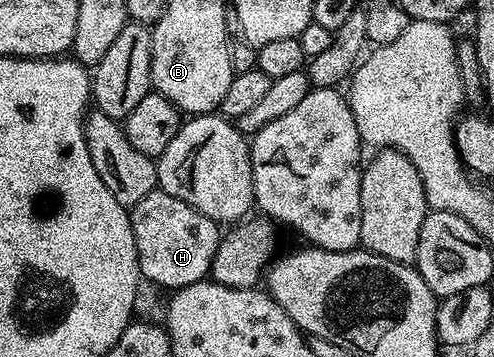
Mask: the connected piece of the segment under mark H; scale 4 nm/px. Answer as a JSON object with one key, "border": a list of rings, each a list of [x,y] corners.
{"border":[[[158,187],[145,195],[141,203],[130,206],[129,212],[144,282],[152,281],[155,285],[164,285],[167,291],[174,291],[204,280],[210,274],[221,236],[220,226],[213,219]]]}

